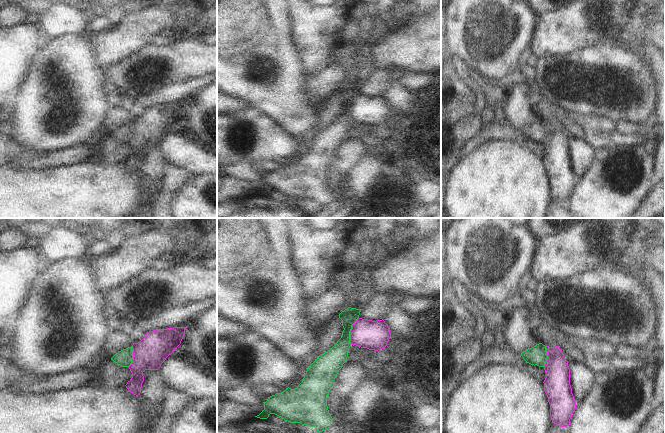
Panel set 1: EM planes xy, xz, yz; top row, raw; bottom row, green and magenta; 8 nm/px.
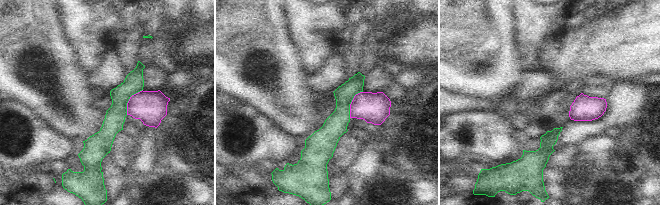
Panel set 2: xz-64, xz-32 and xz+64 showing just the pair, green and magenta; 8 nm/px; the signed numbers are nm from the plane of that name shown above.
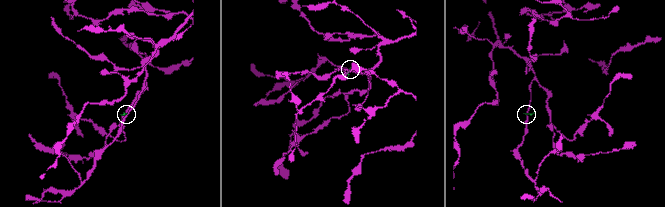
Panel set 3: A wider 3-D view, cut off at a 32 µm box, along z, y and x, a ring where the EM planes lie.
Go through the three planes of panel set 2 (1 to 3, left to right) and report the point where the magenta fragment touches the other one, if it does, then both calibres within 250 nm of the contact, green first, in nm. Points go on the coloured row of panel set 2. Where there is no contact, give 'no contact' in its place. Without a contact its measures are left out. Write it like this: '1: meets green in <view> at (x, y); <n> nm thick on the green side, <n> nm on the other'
1: meets green in xz-64 at (128, 100); 160 nm thick on the green side, 260 nm on the other
2: meets green in xz-32 at (350, 103); 180 nm thick on the green side, 240 nm on the other
3: no contact

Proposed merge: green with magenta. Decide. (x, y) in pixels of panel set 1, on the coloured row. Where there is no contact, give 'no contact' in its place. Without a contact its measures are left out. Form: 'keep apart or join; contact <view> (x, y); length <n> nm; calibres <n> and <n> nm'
keep apart; contact xz (350, 330); length 240 nm; calibres 160 and 240 nm

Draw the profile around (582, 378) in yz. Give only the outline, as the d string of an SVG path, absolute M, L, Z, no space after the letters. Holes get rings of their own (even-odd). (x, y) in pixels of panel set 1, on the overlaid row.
M568 362L572 394L579 405L593 388L595 374L584 363Z

